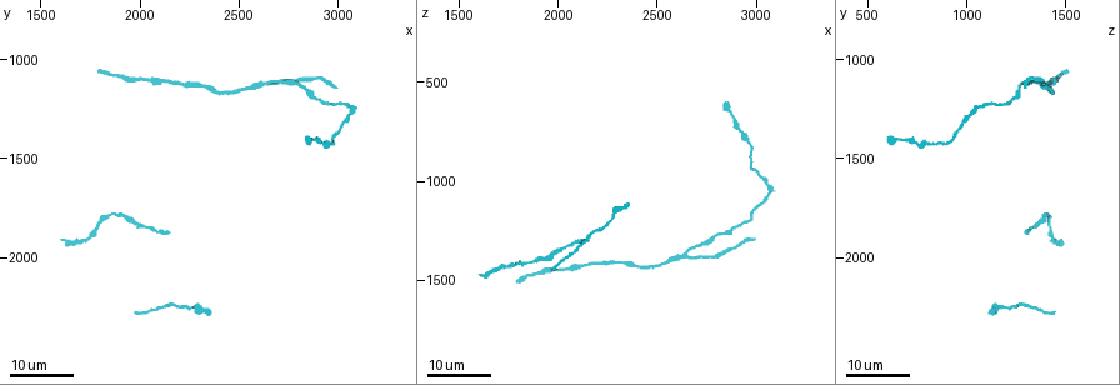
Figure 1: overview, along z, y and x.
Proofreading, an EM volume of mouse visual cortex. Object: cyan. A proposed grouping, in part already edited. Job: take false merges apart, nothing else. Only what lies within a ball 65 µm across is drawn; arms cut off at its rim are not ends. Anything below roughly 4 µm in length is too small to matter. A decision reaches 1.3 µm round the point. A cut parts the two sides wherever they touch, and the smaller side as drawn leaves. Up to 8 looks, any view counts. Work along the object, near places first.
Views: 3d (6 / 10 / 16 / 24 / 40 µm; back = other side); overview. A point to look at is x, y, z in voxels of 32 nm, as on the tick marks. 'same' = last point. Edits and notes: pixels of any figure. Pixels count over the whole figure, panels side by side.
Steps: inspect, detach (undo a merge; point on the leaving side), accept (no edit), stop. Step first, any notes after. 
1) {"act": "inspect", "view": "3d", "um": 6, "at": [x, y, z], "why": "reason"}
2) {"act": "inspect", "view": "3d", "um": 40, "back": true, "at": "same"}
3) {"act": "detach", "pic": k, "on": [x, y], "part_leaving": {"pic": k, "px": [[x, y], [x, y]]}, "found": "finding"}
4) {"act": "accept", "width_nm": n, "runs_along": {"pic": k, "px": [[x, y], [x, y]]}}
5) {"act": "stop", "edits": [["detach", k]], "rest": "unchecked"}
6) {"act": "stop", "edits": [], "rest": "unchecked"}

{"act": "inspect", "view": "3d", "um": 16, "at": [2970, 1430, 820], "why": "calibre changes"}

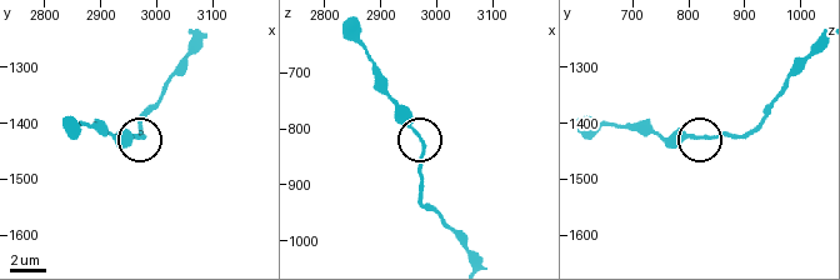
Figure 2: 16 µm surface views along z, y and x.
{"act": "inspect", "view": "3d", "um": 10, "at": [2975, 1425, 815]}

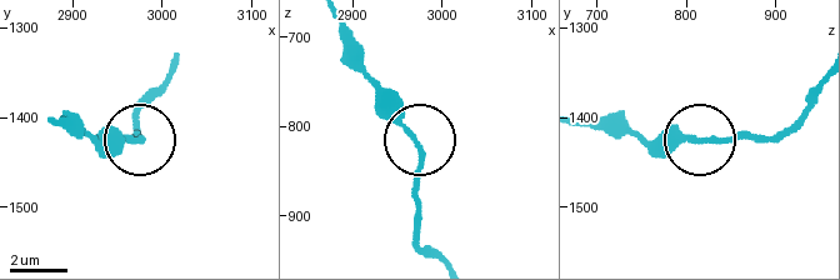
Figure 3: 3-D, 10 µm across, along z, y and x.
{"act": "accept", "runs_along": {"pic": 3, "px": [[431, 255], [416, 234], [416, 140], [376, 85]]}, "found": "one neuron here"}

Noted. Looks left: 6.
{"act": "inspect", "view": "3d", "um": 16, "at": [3040, 1300, 980], "why": "thick turns thin"}

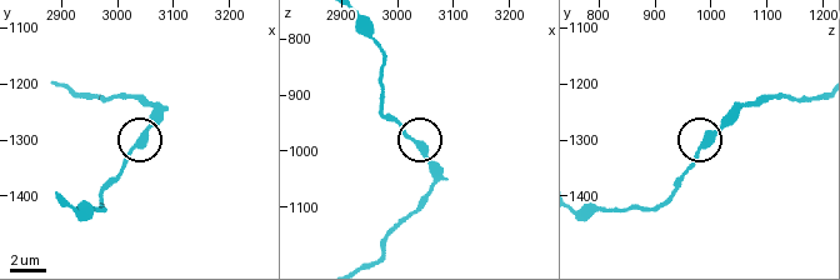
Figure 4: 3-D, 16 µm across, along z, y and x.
{"act": "inspect", "view": "3d", "um": 6, "at": [3030, 1315, 990], "why": "closer look"}

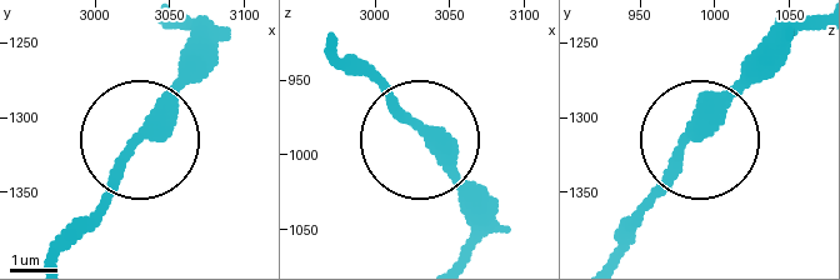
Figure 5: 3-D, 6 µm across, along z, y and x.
{"act": "accept", "runs_along": {"pic": 5, "px": [[180, 26], [180, 90], [80, 218]]}, "found": "continuous, no second neuron"}

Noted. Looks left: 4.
{"act": "inspect", "view": "3d", "um": 16, "at": [1950, 1090, 1440]}

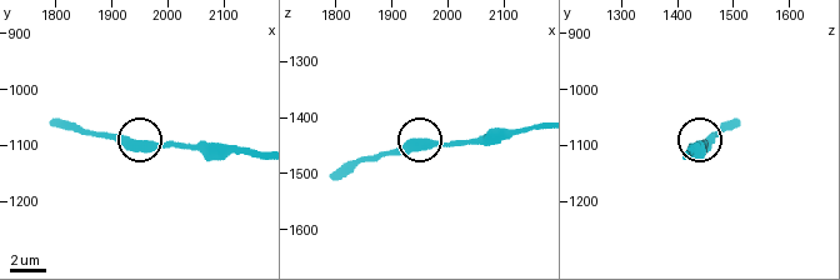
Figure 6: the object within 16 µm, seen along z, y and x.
{"act": "inspect", "view": "3d", "um": 10, "at": [1940, 1110, 1445], "why": "zoom in"}

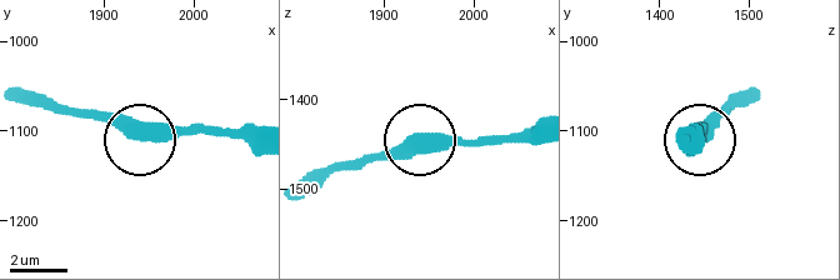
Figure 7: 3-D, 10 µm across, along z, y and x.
{"act": "accept", "side_arm_um": 6, "found": "one neuron here"}

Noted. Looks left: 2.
{"act": "inspect", "view": "3d", "um": 24, "at": [2640, 1130, 1380], "why": "side arm on a straight run"}

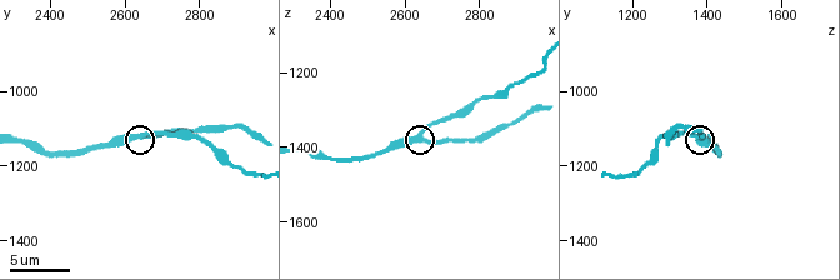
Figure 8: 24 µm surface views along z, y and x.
{"act": "inspect", "view": "3d", "um": 10, "at": [2640, 1120, 1370]}

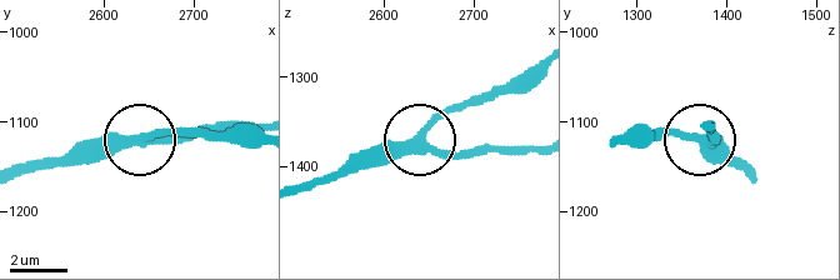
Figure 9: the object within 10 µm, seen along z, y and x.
{"act": "accept", "runs_along": {"pic": 9, "px": [[301, 190], [388, 164], [416, 140], [451, 153], [506, 153]]}, "found": "all the same neuron"}

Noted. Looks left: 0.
{"act": "stop", "edits": [], "rest": "unchecked"}

